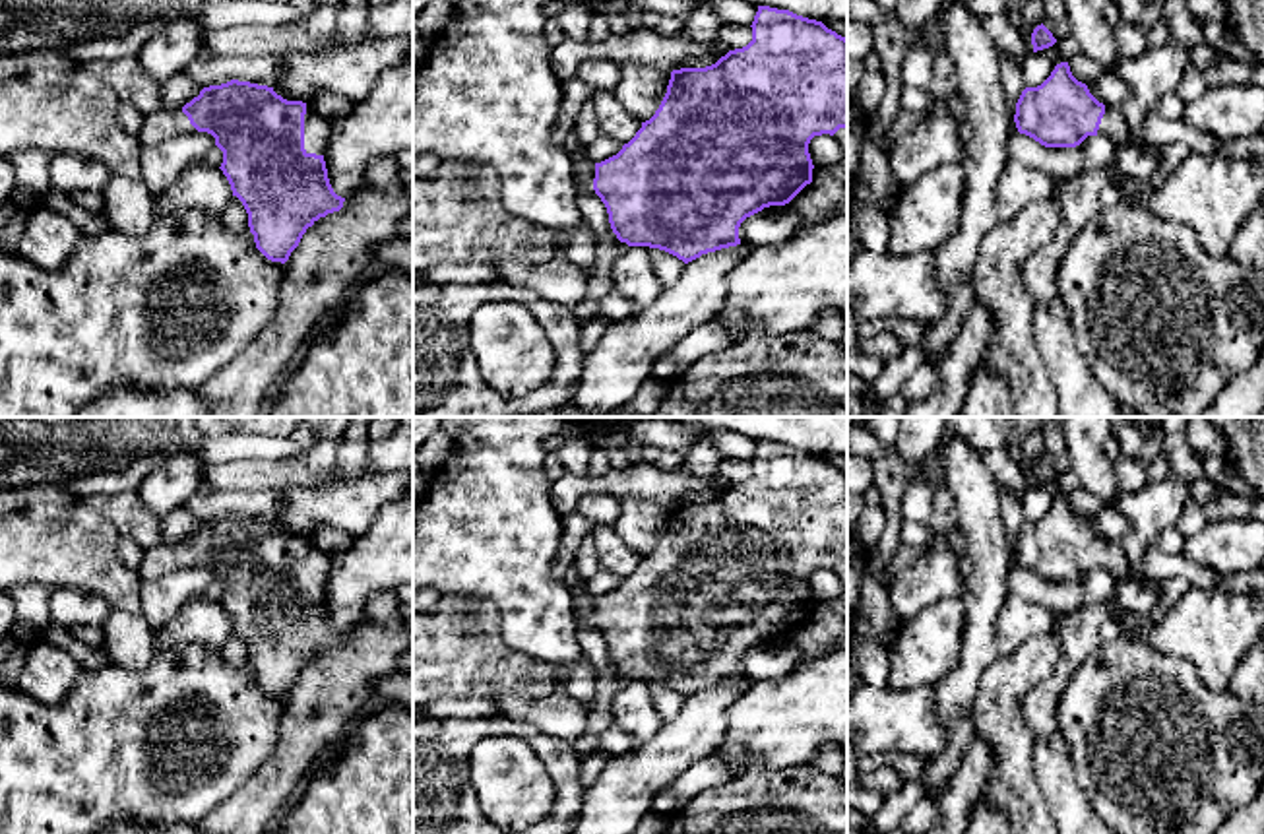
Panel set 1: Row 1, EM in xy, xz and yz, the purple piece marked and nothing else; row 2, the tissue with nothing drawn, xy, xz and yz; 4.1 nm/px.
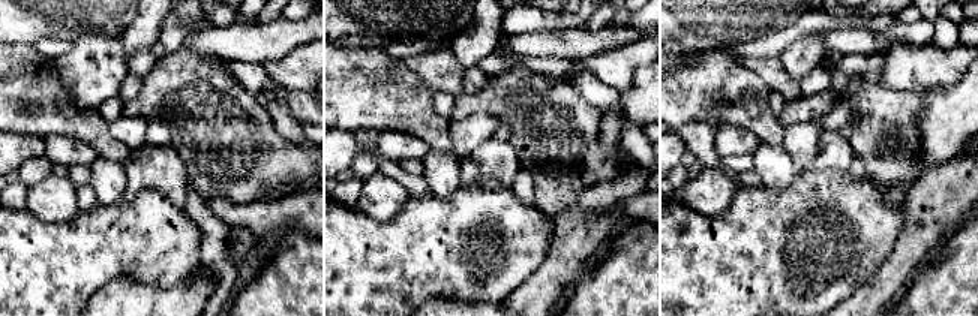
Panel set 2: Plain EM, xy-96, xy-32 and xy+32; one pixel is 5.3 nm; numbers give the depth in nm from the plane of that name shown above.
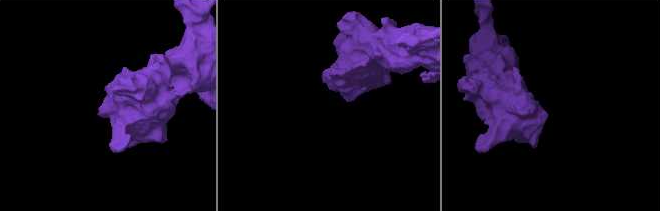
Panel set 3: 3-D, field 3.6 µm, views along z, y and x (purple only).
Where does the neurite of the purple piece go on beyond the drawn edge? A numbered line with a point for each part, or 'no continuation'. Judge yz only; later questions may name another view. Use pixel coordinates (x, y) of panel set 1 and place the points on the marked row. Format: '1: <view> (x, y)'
1: yz (1113, 125)

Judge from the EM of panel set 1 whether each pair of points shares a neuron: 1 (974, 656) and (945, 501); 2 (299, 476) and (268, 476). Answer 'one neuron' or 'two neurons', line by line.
1: two neurons
2: one neuron

